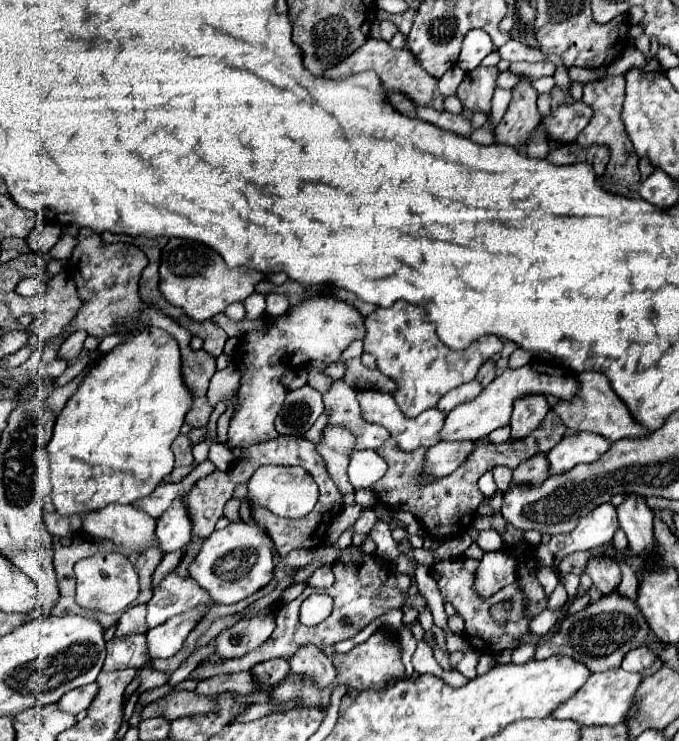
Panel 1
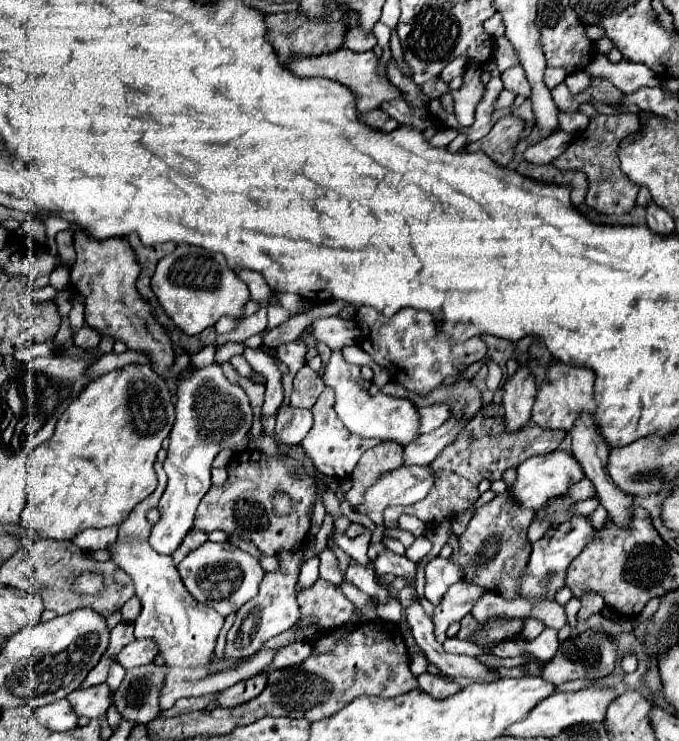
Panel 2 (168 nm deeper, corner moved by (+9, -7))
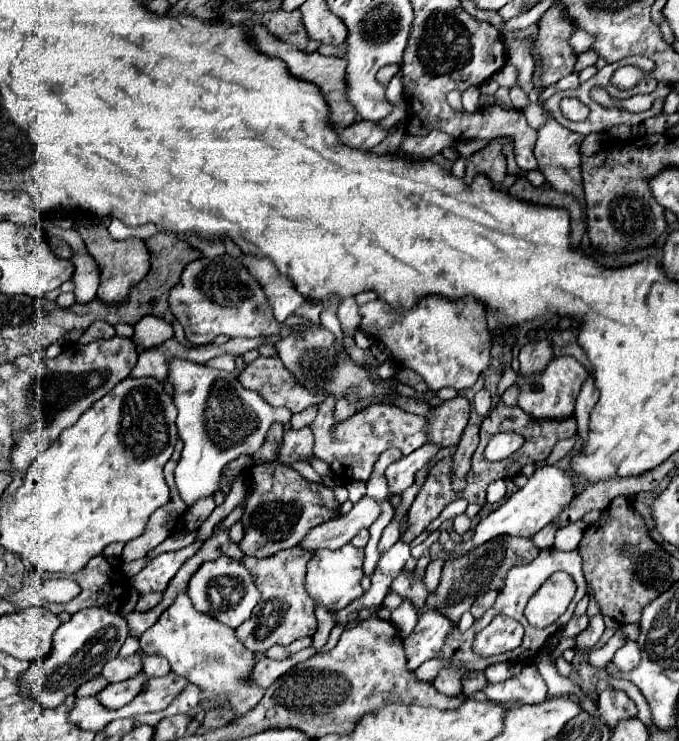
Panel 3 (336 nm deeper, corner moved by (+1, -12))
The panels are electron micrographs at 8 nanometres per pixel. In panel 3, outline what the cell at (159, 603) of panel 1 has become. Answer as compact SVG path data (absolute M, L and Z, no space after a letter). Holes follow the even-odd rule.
M180 592L158 622L144 632L140 638L140 650L148 656L164 656L170 662L172 672L202 688L202 700L228 694L226 704L236 712L236 716L254 708L264 696L264 690L248 686L248 676L256 662L254 654L244 650L232 628L224 628L220 620L198 612L190 602L188 592Z

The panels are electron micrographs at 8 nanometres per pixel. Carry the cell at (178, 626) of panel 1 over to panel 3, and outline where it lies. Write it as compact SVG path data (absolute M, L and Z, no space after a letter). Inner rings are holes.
M134 652L128 658L114 658L102 668L102 674L108 682L122 682L128 678L134 678L140 672L142 672L142 654L140 652Z

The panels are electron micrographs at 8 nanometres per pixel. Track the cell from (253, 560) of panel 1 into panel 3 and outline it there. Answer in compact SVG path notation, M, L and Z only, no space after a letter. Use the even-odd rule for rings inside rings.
M220 556L216 560L204 562L190 578L188 594L196 610L216 616L220 622L224 622L230 628L238 628L244 620L248 620L252 608L260 600L260 590L256 588L252 572L248 572L248 568L240 560L232 560L228 556Z

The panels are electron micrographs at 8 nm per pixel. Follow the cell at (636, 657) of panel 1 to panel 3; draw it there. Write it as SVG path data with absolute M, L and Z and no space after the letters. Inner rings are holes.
M626 642L612 660L620 672L630 672L636 668L636 664L640 664L640 646L636 642Z

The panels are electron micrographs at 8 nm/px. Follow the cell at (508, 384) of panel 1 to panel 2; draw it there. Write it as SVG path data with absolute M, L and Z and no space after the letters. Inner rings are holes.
M450 417L436 431L416 437L412 443L408 443L408 447L404 447L404 465L430 465L436 455L456 439L464 425L464 421Z

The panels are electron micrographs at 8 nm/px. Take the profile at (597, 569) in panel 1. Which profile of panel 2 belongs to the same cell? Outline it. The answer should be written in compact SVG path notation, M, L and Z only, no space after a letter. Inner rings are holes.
M590 593L588 597L584 595L584 597L582 597L582 607L580 607L576 619L578 619L578 621L584 621L584 619L588 619L590 615L600 613L602 609L604 609L604 601L602 601L600 595L594 595L594 593Z

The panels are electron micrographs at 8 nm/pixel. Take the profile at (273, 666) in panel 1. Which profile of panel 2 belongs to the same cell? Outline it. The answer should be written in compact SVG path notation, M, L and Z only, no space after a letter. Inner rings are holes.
M258 675L258 677L252 677L252 679L240 681L234 687L220 692L216 703L221 708L235 707L244 703L244 701L250 701L256 695L260 695L262 689L264 689L264 685L266 685L266 677L264 675Z

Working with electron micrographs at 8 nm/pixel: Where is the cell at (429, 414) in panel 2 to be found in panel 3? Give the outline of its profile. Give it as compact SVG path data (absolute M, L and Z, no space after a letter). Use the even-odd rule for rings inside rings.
M326 396L318 404L318 416L310 424L314 430L314 458L324 460L332 472L346 480L362 480L366 482L374 462L378 456L388 448L398 448L402 454L410 454L412 450L420 448L424 442L428 442L428 420L424 416L408 414L392 404L374 404L360 412L356 412L352 418L346 418L342 422L334 420L334 398ZM330 430L336 430L336 436L330 434Z

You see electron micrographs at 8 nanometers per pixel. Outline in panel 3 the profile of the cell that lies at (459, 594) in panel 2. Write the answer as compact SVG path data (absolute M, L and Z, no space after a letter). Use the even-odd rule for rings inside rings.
M428 610L420 616L418 626L404 638L404 650L408 658L408 670L416 670L422 662L436 658L446 644L448 634L456 624L438 610Z

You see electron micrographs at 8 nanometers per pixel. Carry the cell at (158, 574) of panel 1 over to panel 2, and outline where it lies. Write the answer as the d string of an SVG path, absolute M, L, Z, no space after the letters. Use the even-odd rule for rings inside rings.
M190 529L190 533L184 537L184 541L180 543L180 547L172 553L172 559L174 559L174 563L178 565L190 551L194 551L196 547L200 547L202 543L206 543L208 541L208 535L204 535L202 531L196 531L196 529Z

